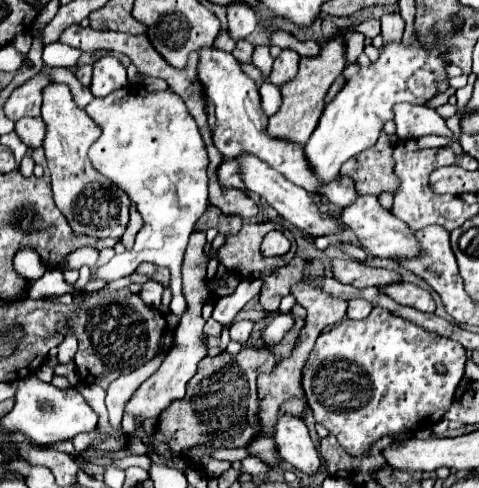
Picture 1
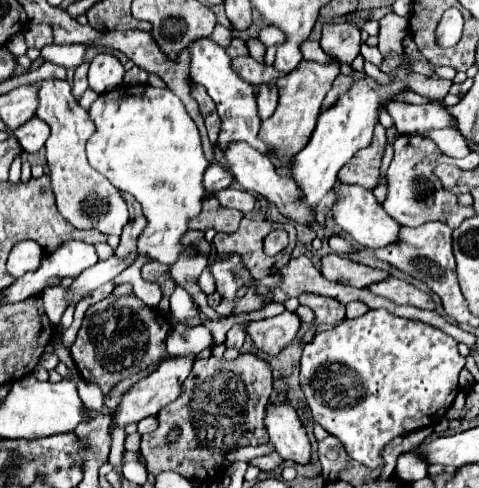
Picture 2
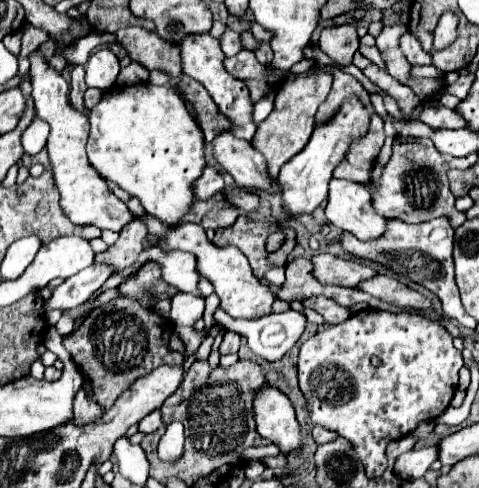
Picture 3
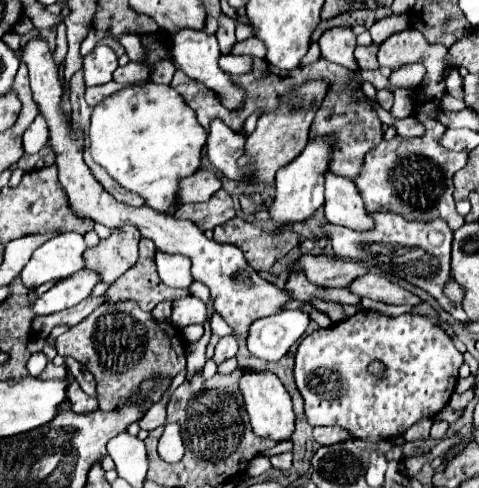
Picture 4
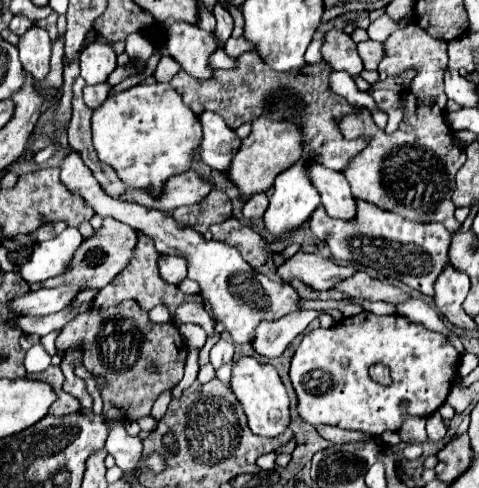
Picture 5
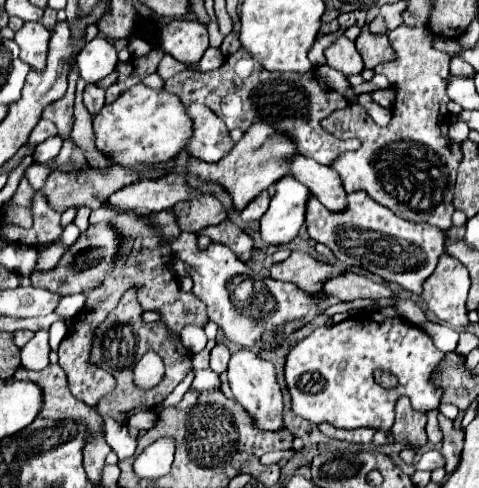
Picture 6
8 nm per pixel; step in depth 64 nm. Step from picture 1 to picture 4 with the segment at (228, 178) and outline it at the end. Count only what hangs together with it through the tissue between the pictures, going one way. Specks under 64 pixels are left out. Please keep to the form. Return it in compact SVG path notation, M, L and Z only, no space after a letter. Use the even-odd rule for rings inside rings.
M208 170L194 172L192 176L186 176L184 180L180 180L180 200L176 200L176 204L182 206L182 204L204 202L216 190L220 190L220 186L222 186L220 180L212 172Z

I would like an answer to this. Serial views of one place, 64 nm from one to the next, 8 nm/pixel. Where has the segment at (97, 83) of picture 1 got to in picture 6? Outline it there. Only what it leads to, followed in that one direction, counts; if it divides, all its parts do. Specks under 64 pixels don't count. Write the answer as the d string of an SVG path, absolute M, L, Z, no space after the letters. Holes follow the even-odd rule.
M96 36L86 42L86 46L76 56L78 72L88 84L96 84L104 76L108 76L114 70L116 62L116 48L104 36Z

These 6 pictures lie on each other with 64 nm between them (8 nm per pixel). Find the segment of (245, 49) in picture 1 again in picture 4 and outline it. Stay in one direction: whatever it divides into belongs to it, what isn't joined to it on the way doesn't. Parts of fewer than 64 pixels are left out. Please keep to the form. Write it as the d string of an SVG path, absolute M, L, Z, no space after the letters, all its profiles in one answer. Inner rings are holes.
M220 14L218 16L218 32L216 32L216 38L220 42L220 52L222 54L230 54L230 48L236 42L236 38L234 38L234 20L228 18L226 14Z

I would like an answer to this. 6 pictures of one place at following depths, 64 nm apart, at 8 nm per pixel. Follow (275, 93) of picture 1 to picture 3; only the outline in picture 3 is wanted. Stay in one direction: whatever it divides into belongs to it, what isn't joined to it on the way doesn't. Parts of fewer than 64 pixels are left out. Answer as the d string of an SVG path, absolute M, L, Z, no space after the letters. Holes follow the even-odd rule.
M268 94L268 96L264 96L264 98L254 106L254 114L252 114L254 124L262 122L262 120L272 112L272 108L274 108L274 94Z

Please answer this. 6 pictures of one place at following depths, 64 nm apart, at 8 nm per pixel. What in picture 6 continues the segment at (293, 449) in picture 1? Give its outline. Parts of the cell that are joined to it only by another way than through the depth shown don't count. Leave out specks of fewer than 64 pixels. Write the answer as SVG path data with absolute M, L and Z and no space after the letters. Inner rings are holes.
M238 348L232 352L228 362L228 384L236 396L236 400L250 412L250 416L256 420L258 428L262 430L280 430L282 428L282 392L276 382L274 366L266 360L262 360L258 354L254 354L248 348Z

